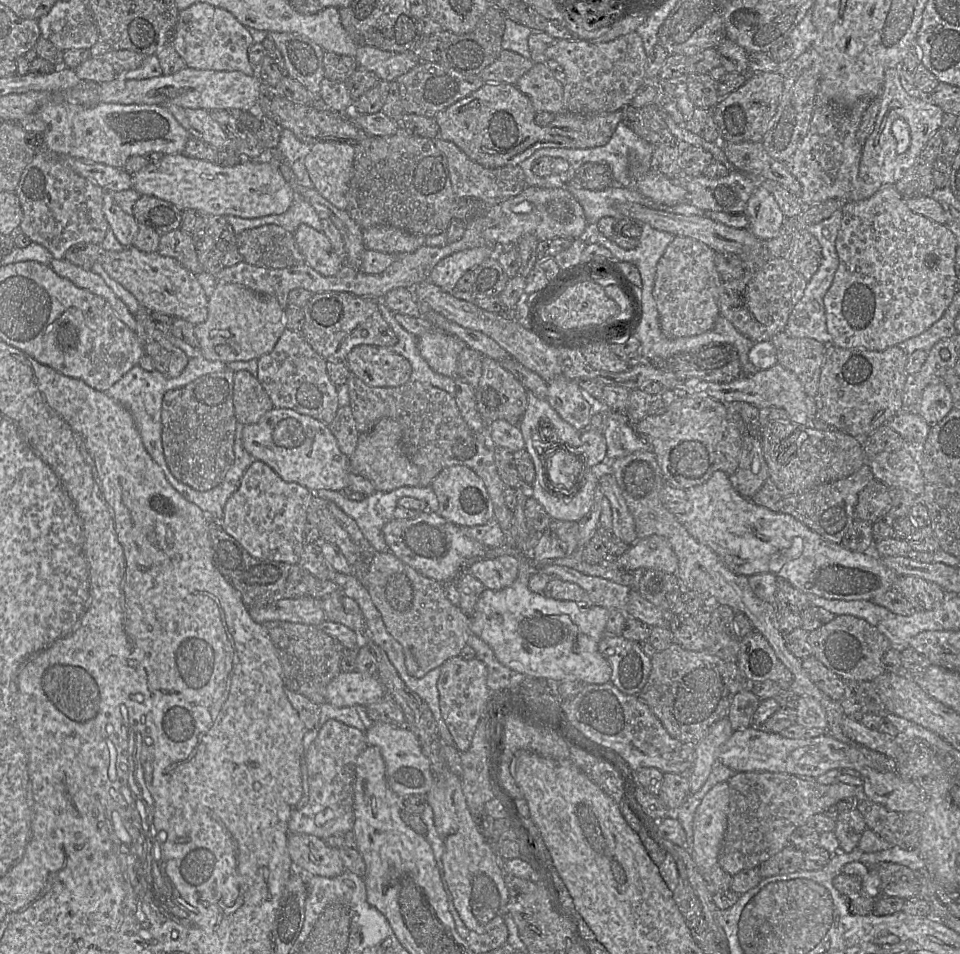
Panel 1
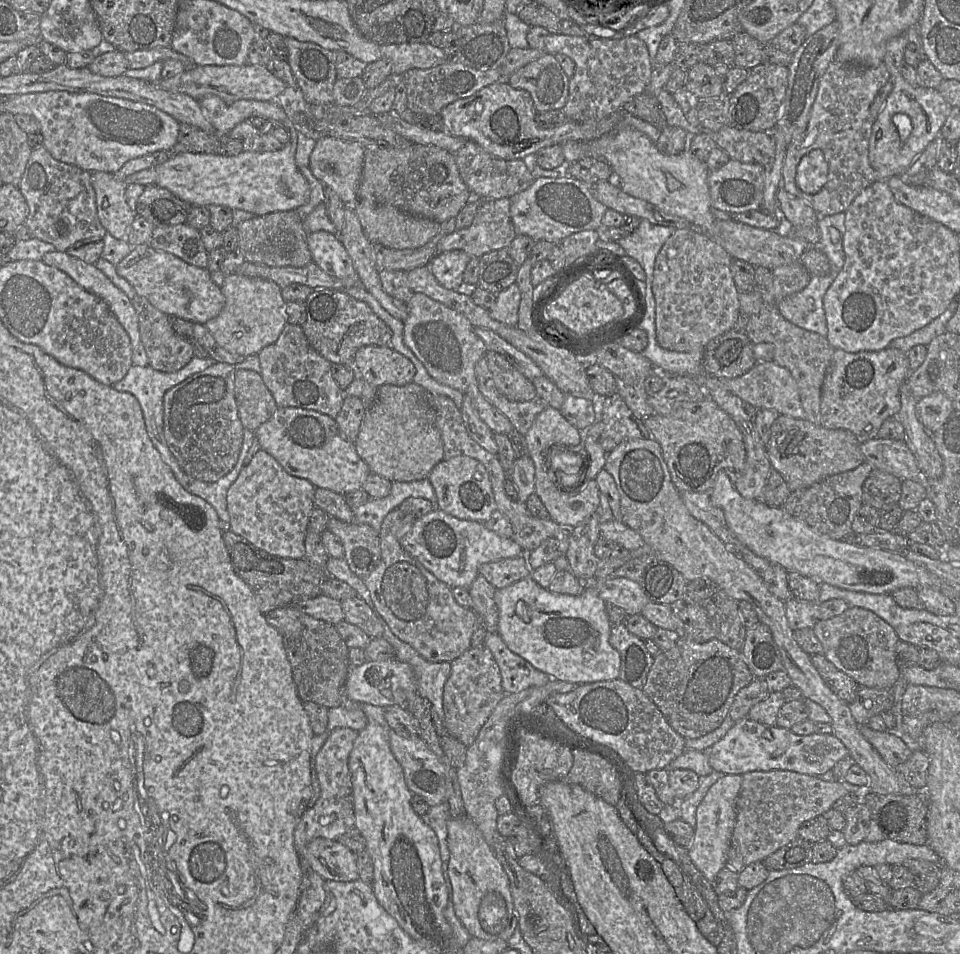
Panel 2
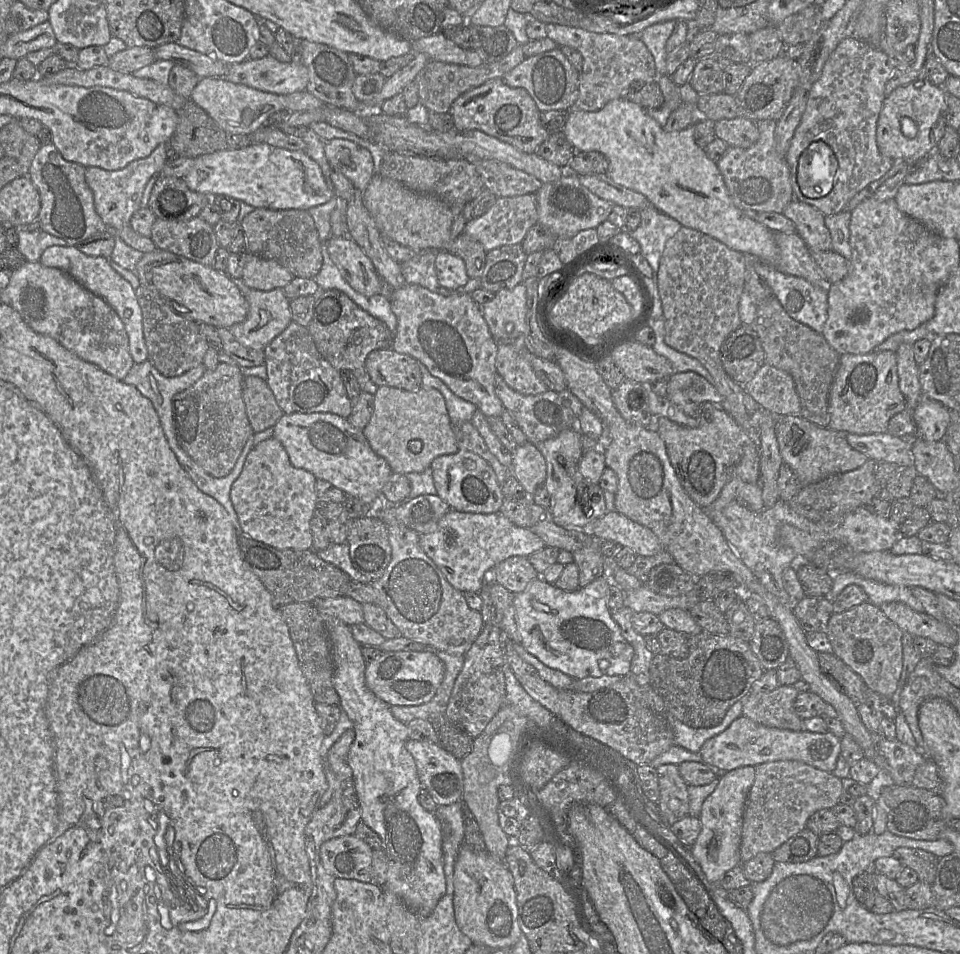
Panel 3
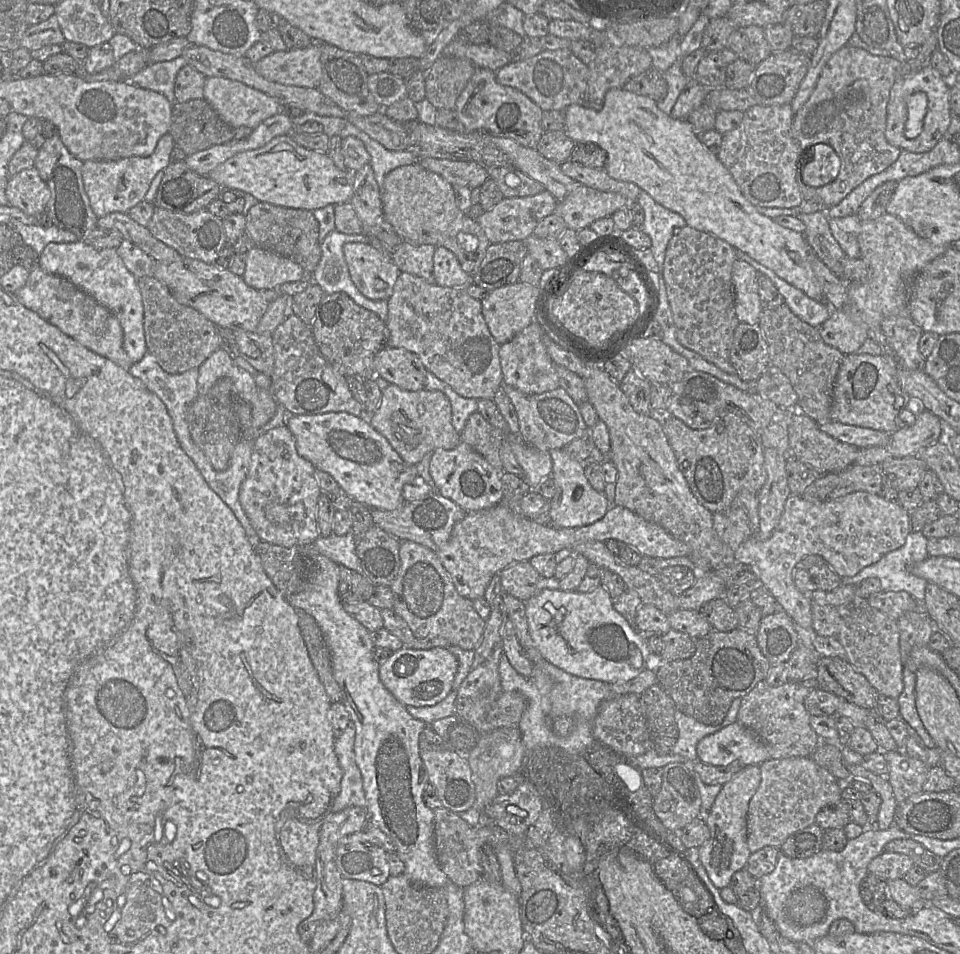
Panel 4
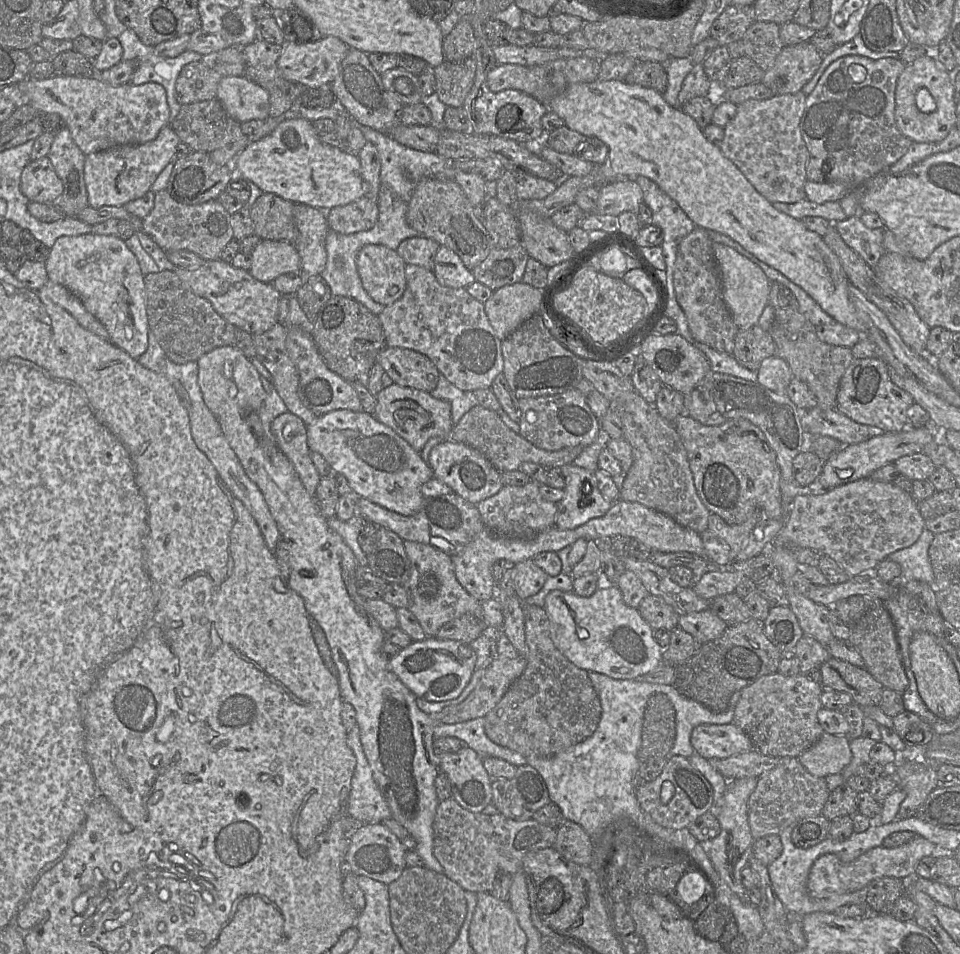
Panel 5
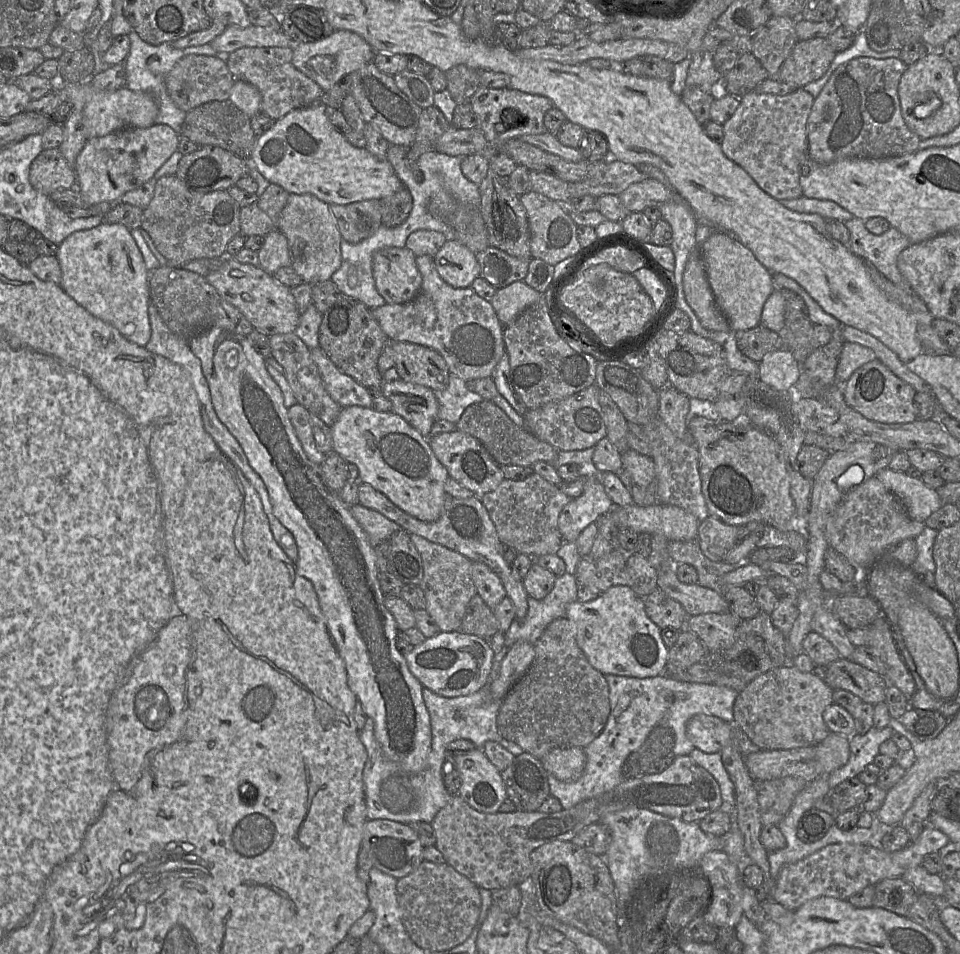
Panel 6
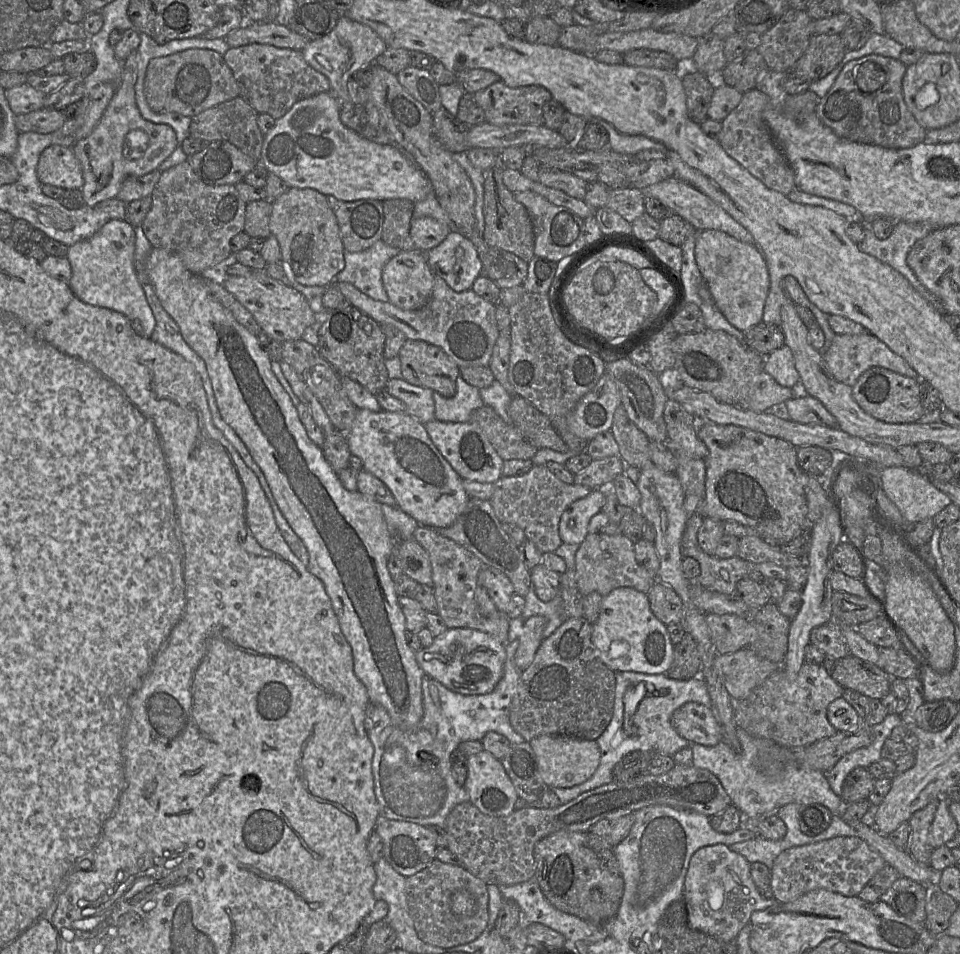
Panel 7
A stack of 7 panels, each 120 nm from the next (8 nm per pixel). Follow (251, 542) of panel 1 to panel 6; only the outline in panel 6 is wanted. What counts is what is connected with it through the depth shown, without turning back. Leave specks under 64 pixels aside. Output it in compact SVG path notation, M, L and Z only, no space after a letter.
M296 403L288 409L288 417L308 459L317 465L322 465L326 455L316 446L312 416L308 410Z

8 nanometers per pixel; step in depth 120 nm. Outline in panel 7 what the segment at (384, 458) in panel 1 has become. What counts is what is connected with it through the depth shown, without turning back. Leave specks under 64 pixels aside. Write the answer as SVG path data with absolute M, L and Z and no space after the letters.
M389 379L385 390L401 400L405 412L419 420L422 424L435 419L435 404L431 389L409 384L404 379Z

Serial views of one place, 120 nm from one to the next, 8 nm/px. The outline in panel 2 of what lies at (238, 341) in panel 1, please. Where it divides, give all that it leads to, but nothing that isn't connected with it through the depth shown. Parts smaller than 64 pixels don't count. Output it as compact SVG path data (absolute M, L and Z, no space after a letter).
M231 274L224 276L220 289L225 298L224 307L216 317L204 324L219 346L246 358L257 355L278 339L287 324L287 302L282 298L282 289L276 283Z

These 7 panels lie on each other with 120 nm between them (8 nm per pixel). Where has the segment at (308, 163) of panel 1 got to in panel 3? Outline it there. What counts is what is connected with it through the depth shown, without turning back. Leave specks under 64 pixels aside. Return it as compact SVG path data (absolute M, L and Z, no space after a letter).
M332 139L325 144L325 156L330 166L346 176L355 189L364 192L373 177L370 152L346 139Z

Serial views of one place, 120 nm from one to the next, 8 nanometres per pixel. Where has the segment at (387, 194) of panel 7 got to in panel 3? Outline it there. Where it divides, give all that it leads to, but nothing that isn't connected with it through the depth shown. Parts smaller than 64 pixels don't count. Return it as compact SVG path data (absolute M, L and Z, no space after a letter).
M251 143L241 149L225 149L200 155L194 158L194 164L183 180L192 191L209 196L224 195L254 208L272 210L308 210L327 203L334 196L333 186L330 188L327 185L320 166L304 151L290 151L266 143Z

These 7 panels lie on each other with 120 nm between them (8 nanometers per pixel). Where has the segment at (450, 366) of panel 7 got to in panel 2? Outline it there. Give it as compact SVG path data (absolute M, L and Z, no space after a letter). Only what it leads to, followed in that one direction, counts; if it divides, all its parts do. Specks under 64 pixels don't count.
M368 345L359 348L355 353L352 366L360 377L374 387L385 384L404 386L413 381L416 373L413 363L390 346Z

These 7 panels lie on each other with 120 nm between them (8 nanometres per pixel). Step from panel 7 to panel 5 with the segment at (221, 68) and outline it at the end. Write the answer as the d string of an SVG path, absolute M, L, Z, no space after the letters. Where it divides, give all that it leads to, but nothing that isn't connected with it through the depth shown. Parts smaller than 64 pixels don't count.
M201 61L185 65L176 80L175 98L180 105L212 100L222 76Z

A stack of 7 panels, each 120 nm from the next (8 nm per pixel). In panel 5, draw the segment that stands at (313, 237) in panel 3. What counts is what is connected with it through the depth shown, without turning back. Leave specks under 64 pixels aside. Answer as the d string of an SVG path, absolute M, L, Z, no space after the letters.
M263 193L250 208L254 235L261 240L286 241L295 246L298 228L293 208L293 202L274 193Z

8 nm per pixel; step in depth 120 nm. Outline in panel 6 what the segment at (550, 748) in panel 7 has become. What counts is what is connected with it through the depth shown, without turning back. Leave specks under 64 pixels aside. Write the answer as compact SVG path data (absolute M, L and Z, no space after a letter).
M565 747L550 750L541 760L545 770L564 782L577 780L586 765L584 747Z

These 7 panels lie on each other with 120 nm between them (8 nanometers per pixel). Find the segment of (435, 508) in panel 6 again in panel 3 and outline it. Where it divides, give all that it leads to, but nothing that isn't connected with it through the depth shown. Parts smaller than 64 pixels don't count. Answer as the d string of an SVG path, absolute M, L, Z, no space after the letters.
M295 412L283 414L273 430L273 437L282 444L295 468L330 482L347 496L365 501L381 498L382 489L393 472L387 461L371 449L363 430L352 426L347 418L334 413Z

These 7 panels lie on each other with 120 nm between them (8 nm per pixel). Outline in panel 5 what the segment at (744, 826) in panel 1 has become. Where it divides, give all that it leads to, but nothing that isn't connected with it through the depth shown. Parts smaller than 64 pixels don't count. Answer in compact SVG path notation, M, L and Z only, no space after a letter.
M783 757L771 770L758 778L758 784L748 800L748 823L754 840L779 835L791 824L806 817L822 815L830 795L825 777L810 774L797 757Z

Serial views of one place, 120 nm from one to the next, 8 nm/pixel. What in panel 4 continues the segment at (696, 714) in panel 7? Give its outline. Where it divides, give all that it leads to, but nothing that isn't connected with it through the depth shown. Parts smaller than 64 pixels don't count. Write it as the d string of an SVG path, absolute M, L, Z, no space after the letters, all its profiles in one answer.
M738 721L702 738L697 744L697 756L701 762L714 766L727 766L731 763L739 763L742 766L760 766L770 759L765 744Z

